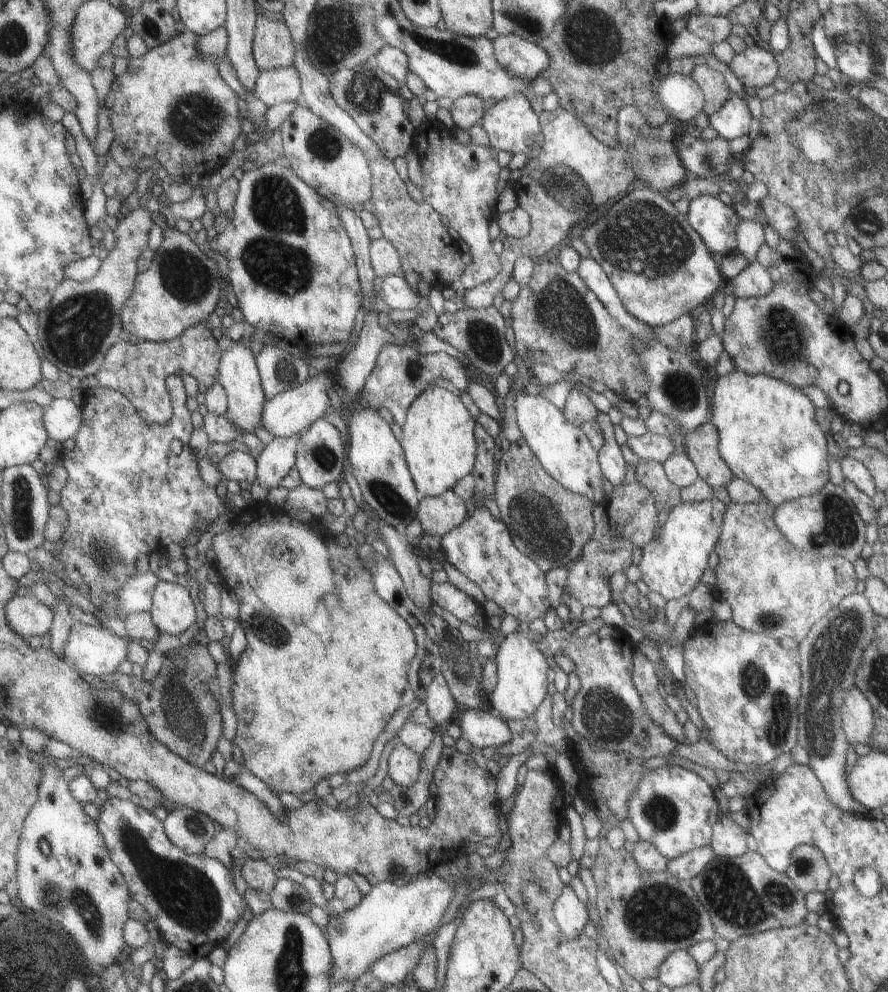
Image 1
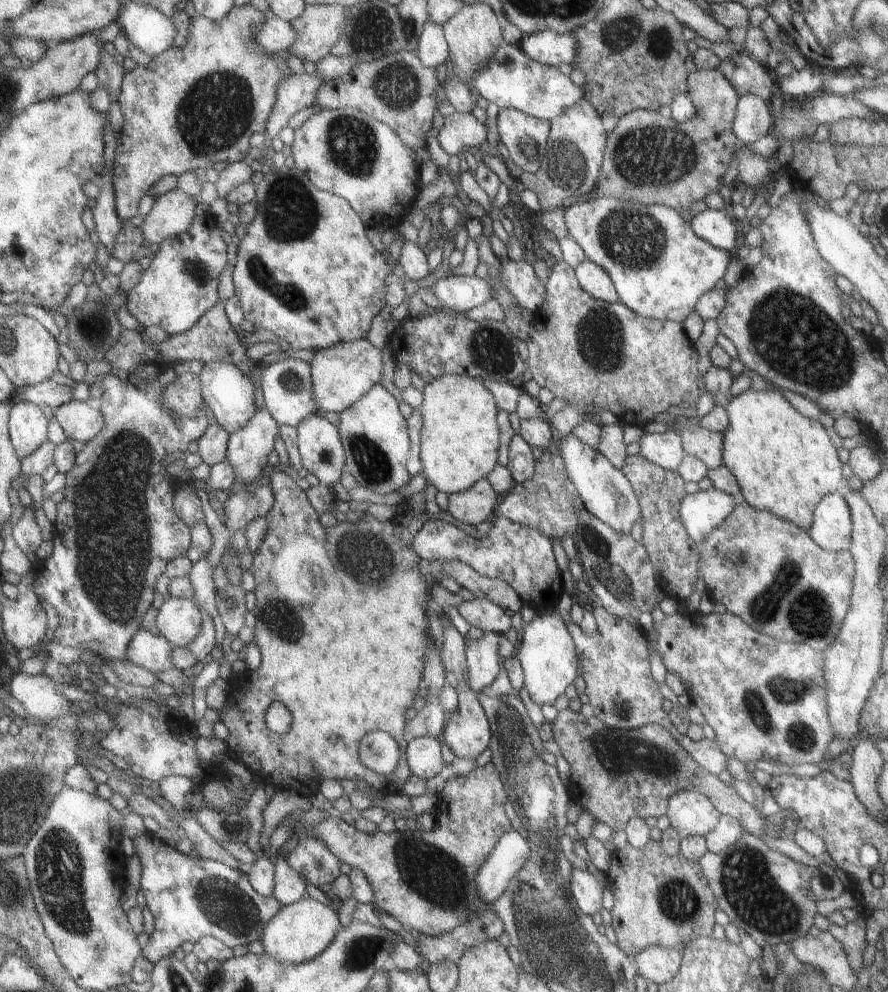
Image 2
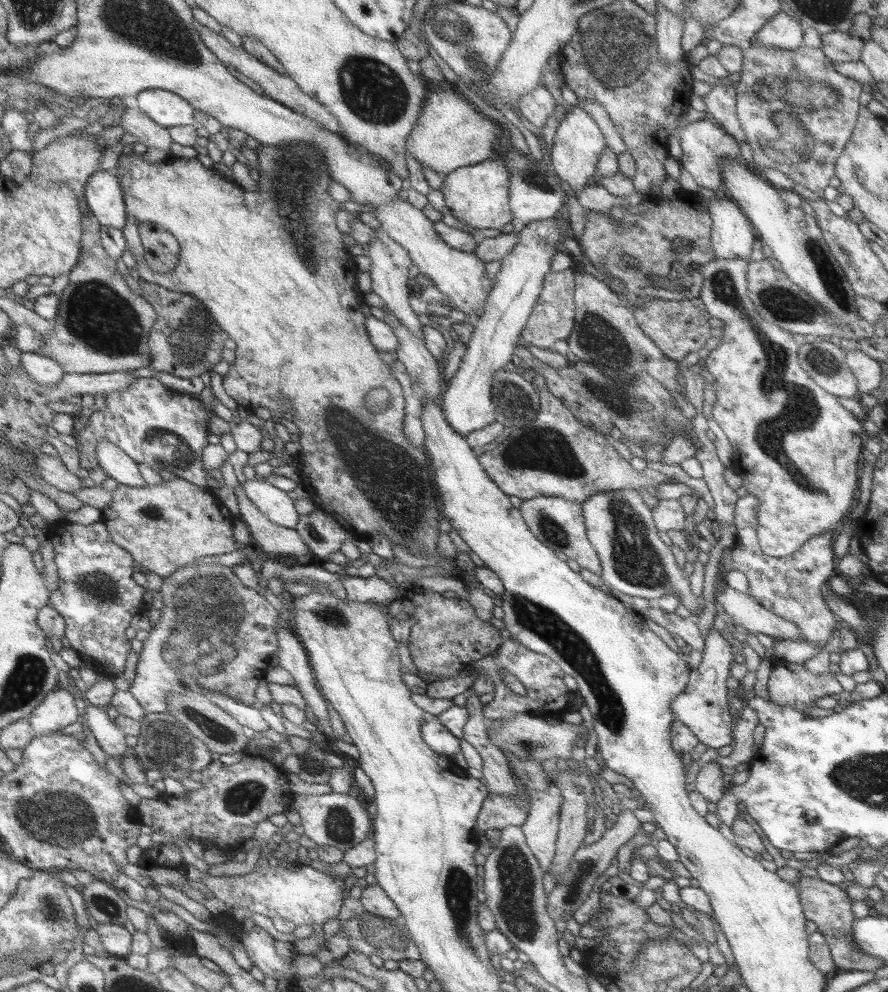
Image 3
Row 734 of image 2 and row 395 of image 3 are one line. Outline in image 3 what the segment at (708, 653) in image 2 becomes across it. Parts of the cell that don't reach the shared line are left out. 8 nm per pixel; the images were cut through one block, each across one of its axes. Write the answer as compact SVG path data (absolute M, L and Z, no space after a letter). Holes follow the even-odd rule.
M713 259L707 261L701 268L702 285L698 292L698 299L704 309L711 317L723 322L723 336L720 337L720 344L709 355L703 359L704 367L715 379L712 390L715 401L712 404L712 420L721 428L732 446L731 465L729 468L735 471L742 478L742 485L747 489L747 495L758 500L758 511L756 512L756 539L758 550L765 556L773 558L783 558L795 552L805 541L823 531L833 531L837 524L841 523L841 518L847 514L851 502L853 502L853 492L858 488L857 460L862 453L862 439L865 436L860 419L856 419L851 412L847 411L836 397L827 394L820 386L813 382L809 375L800 367L798 363L798 344L792 339L789 332L777 328L774 324L765 322L751 301L746 295L746 267L749 260L743 259Z

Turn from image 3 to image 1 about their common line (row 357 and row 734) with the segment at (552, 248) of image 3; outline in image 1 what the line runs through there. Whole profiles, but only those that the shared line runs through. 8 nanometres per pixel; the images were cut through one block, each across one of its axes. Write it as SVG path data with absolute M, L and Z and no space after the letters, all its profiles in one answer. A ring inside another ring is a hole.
M467 709L455 721L462 730L461 736L477 748L496 748L511 740L506 721L494 712Z

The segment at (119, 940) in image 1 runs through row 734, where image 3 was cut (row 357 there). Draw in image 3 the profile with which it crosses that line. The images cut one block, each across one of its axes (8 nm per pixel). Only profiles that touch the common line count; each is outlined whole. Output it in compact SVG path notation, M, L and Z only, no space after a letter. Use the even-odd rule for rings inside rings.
M21 352L21 364L35 382L48 387L57 385L64 377L64 368L41 353Z

